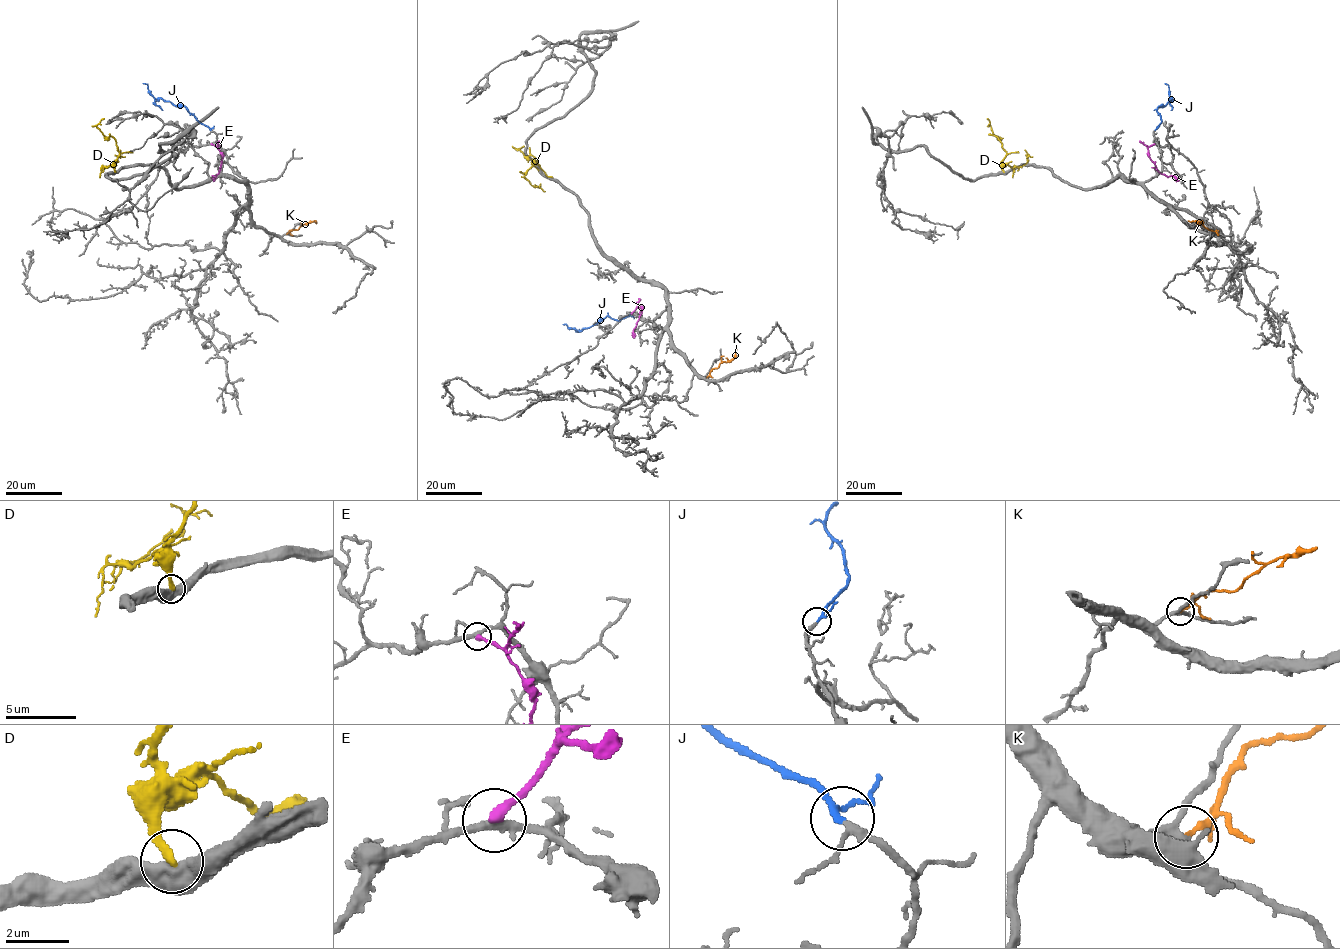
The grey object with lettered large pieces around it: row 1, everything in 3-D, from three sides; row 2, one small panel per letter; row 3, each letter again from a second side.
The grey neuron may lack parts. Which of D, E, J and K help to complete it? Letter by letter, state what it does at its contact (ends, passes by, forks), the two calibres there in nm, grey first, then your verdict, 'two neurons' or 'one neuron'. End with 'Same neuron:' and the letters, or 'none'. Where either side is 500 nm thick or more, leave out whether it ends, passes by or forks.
D: calibres 500 and 300 nm; two neurons
E: it ends; calibres 280 and 320 nm; two neurons
J: it passes by; calibres 220 and 170 nm; two neurons
K: it ends; calibres 200 and 200 nm; two neurons
Same neuron: none

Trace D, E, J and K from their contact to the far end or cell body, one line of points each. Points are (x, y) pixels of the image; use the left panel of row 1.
D: (115, 172), (115, 161), (119, 155), (115, 139), (105, 136), (96, 126), (104, 118)
E: (211, 143), (217, 148), (222, 159), (214, 180)
J: (210, 129), (183, 106), (155, 99), (148, 85), (143, 83)
K: (287, 233), (316, 221)

